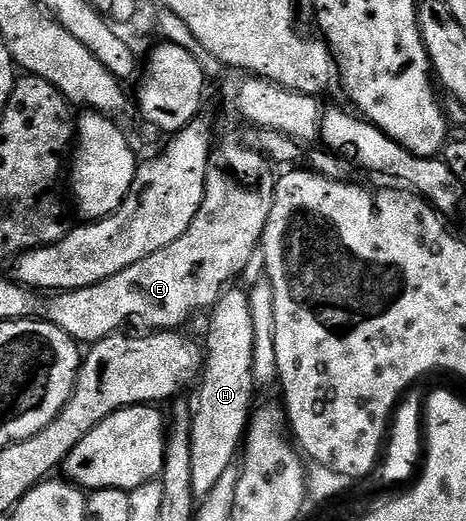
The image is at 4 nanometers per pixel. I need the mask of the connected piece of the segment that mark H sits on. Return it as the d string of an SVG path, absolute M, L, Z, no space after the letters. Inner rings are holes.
M230 288L211 308L209 335L203 338L203 373L199 378L201 391L197 406L192 407L191 432L191 484L194 499L204 499L219 484L222 476L230 473L232 464L243 446L245 431L249 429L254 409L252 374L252 345L255 333L252 328L251 304L244 289Z

